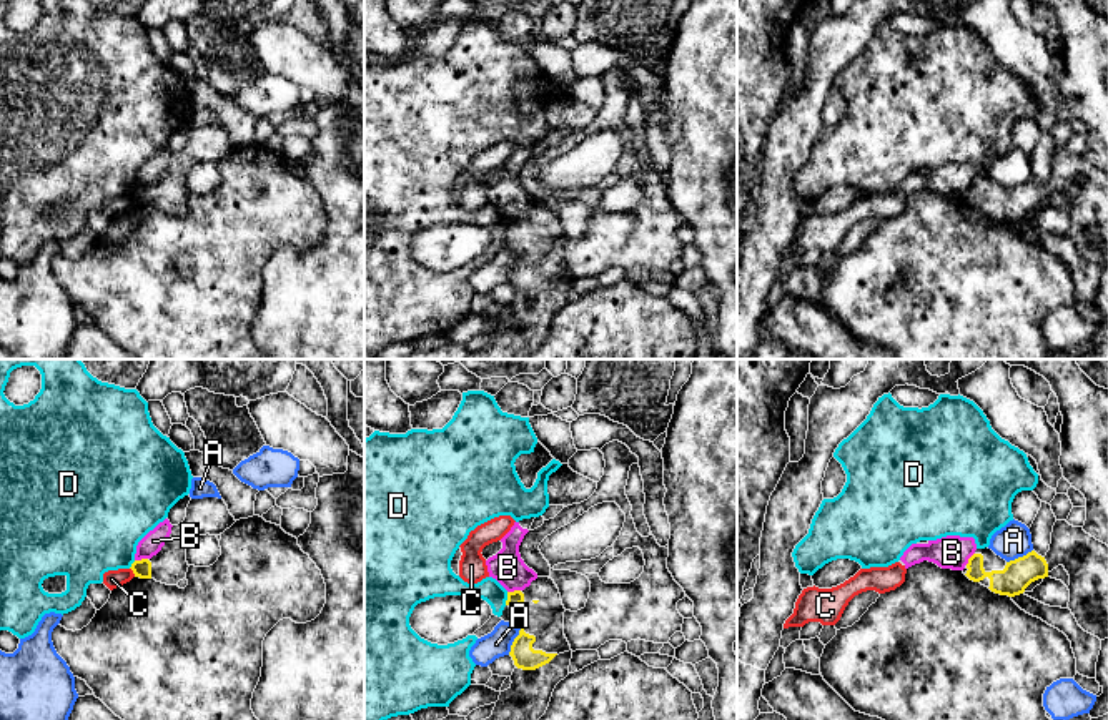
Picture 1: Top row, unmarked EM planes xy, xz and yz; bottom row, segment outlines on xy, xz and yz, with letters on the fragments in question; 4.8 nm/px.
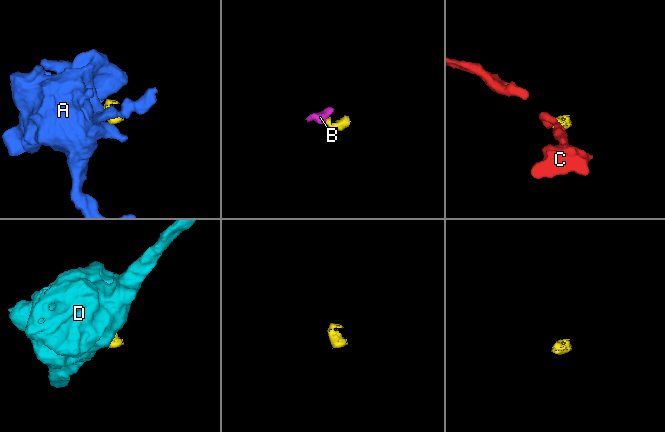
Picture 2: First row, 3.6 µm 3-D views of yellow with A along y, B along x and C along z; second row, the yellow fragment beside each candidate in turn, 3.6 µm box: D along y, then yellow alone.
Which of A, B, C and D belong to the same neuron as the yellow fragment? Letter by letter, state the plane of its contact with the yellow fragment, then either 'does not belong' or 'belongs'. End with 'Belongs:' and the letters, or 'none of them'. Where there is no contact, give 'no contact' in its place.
A: contact in xz; does not belong
B: contact in xy; does not belong
C: contact in xy; does not belong
D: contact in xz; does not belong
Belongs: none of them

